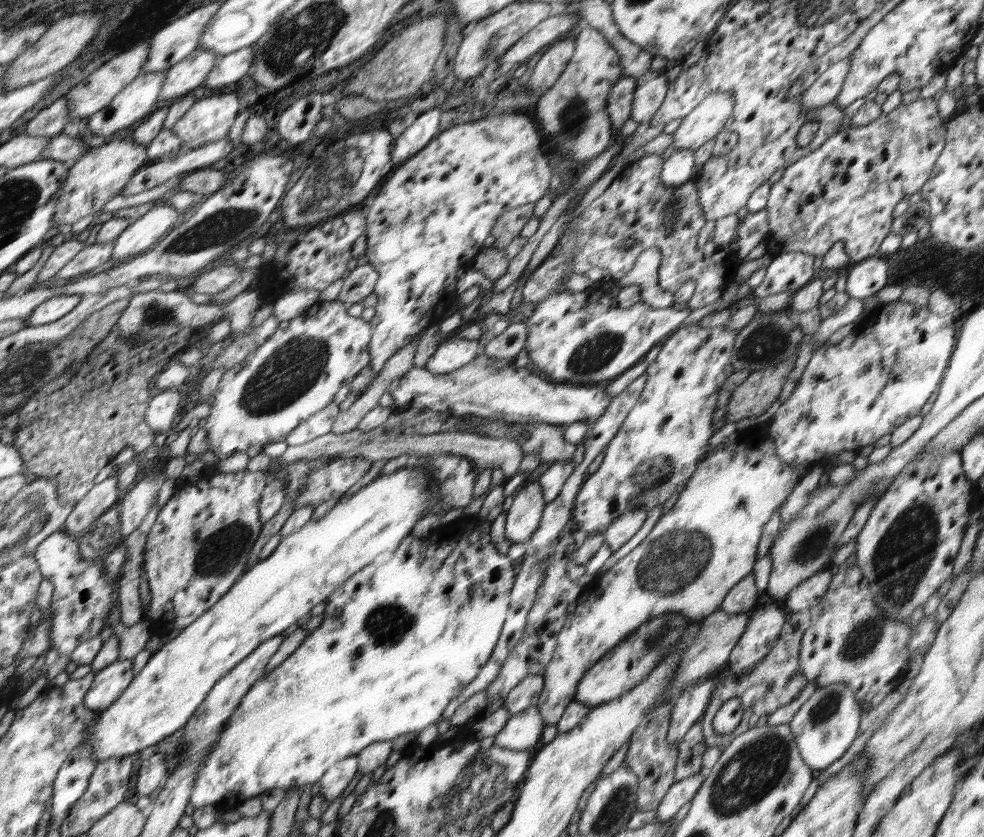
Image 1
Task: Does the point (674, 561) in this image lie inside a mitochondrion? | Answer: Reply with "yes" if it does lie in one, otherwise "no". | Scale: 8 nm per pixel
yes

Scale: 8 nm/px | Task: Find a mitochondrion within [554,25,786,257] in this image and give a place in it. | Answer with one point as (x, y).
(575, 119)

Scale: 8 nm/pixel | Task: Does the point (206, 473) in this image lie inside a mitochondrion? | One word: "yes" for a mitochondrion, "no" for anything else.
no

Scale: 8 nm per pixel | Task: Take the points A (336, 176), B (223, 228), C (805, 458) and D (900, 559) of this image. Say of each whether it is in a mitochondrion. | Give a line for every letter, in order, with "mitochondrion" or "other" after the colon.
A: mitochondrion
B: mitochondrion
C: other
D: mitochondrion

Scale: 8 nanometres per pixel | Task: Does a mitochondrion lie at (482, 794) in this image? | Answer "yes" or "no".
yes

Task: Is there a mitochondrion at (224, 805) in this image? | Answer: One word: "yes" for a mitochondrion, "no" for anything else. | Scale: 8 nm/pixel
no

